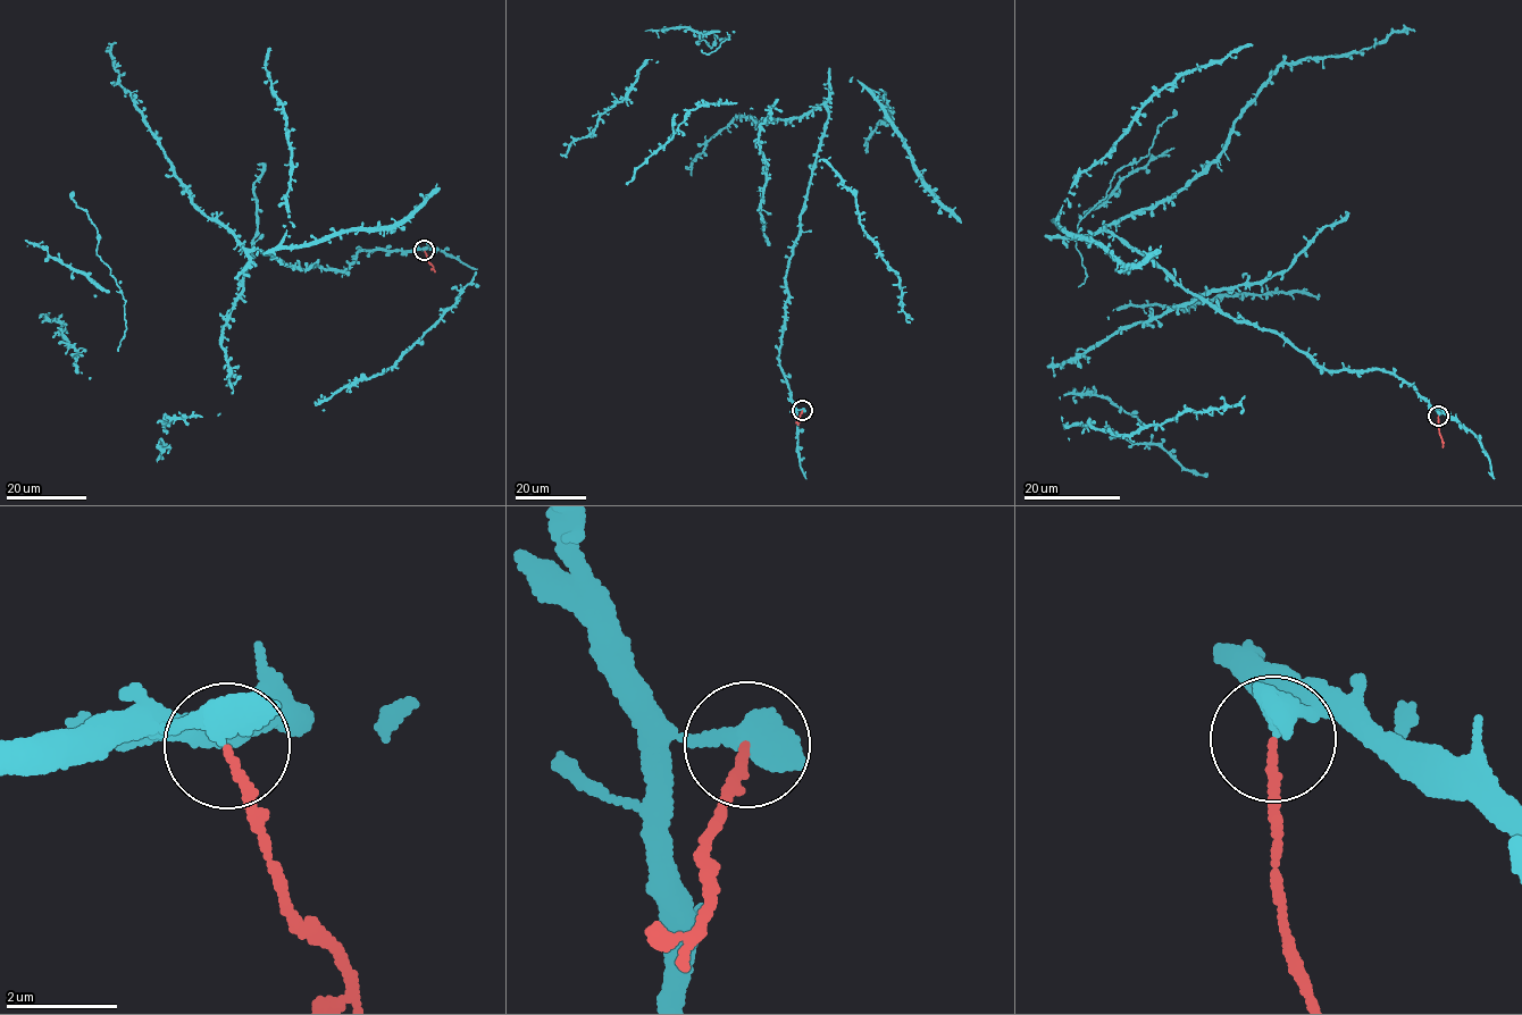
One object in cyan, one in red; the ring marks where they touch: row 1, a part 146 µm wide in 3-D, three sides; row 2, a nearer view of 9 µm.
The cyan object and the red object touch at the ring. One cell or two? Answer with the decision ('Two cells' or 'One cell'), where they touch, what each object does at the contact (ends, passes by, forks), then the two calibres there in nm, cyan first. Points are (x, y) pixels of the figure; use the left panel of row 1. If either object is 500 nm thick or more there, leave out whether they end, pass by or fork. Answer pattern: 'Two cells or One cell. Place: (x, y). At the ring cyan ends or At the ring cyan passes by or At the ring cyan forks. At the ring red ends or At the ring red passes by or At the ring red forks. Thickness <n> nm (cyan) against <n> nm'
Two cells. Place: (424, 250). Thickness 550 nm (cyan) against 130 nm

